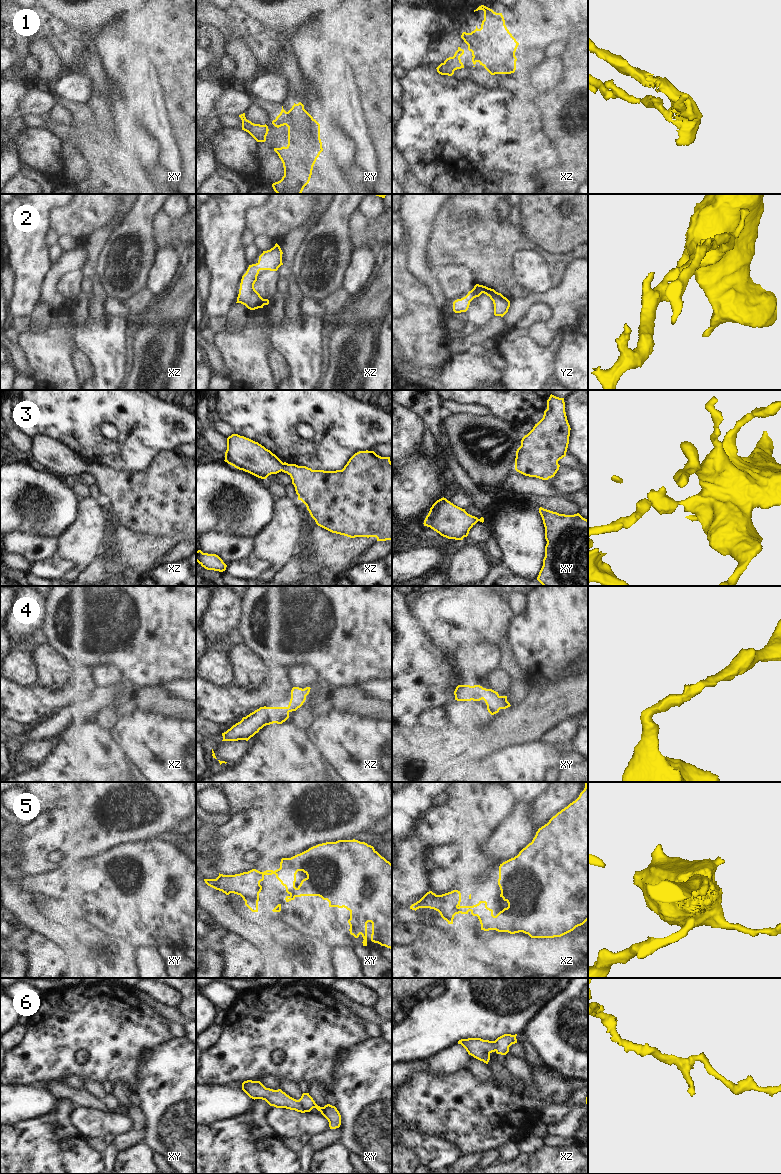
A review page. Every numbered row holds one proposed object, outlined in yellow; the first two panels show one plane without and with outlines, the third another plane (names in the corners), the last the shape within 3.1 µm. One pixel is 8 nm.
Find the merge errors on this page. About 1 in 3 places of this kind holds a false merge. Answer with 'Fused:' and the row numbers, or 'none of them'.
Fused: 6

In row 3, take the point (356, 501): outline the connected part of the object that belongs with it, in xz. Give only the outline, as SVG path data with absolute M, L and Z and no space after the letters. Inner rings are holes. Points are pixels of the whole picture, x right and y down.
M232 434L227 438L224 461L261 479L266 479L269 475L281 471L287 473L292 479L298 500L306 505L318 526L332 533L350 538L376 537L377 541L392 541L392 462L390 457L381 457L374 451L359 451L349 459L342 470L312 470L306 466L283 463L275 454L258 442L238 434Z

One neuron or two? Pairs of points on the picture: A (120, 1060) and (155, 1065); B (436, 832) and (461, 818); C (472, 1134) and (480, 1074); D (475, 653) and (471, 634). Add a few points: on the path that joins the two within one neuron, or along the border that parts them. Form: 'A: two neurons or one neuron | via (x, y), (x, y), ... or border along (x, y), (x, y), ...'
A: two neurons | border along (155, 1046), (144, 1053), (135, 1086)
B: one neuron | via (440, 825), (447, 818), (454, 818)
C: two neurons | border along (465, 1066), (481, 1083), (492, 1077)
D: two neurons | border along (496, 644), (466, 644), (457, 647), (451, 653)

